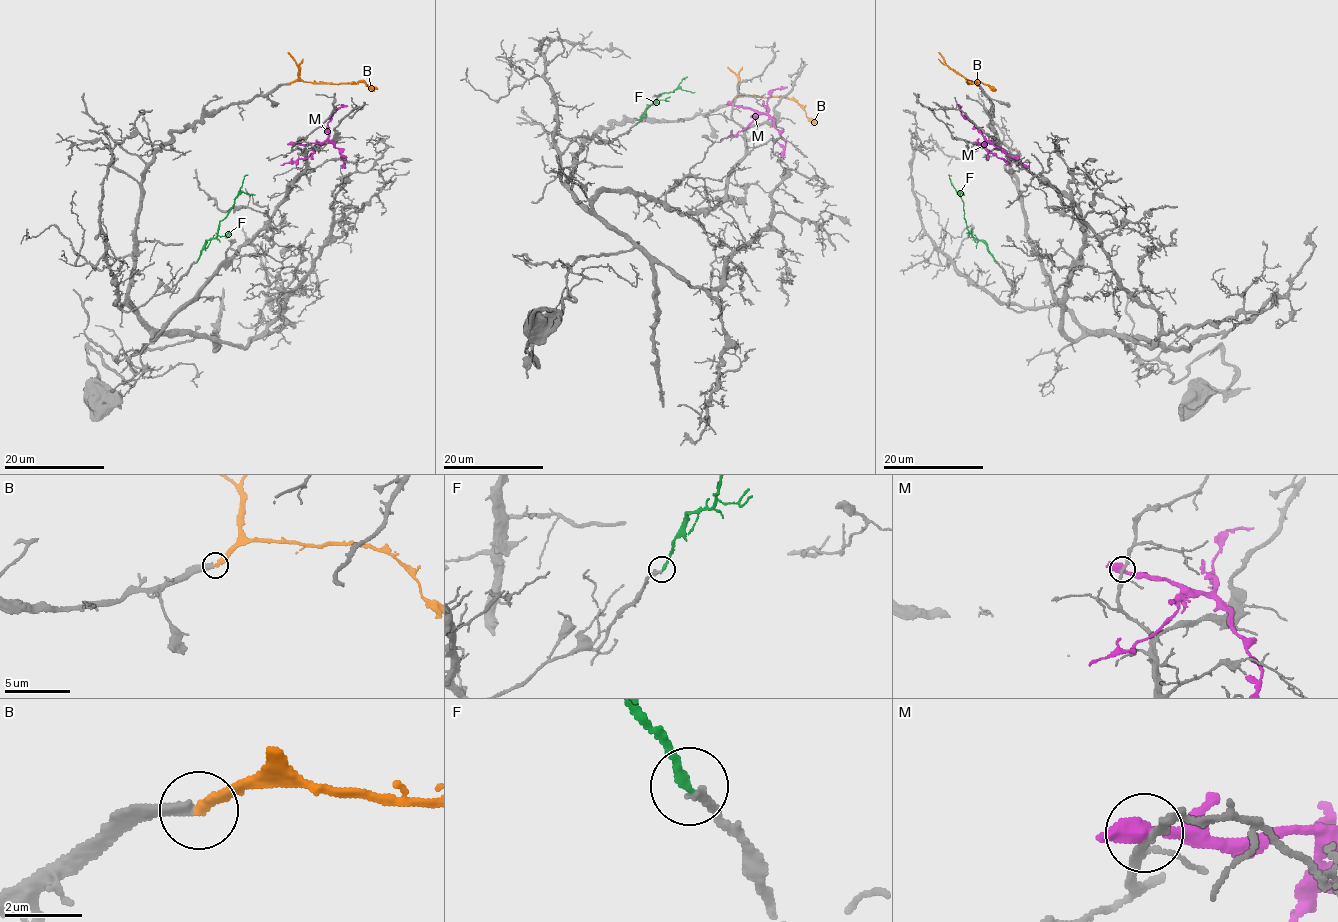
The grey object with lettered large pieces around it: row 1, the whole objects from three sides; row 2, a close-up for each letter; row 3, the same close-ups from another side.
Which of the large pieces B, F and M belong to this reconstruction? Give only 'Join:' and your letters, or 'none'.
Join: B

